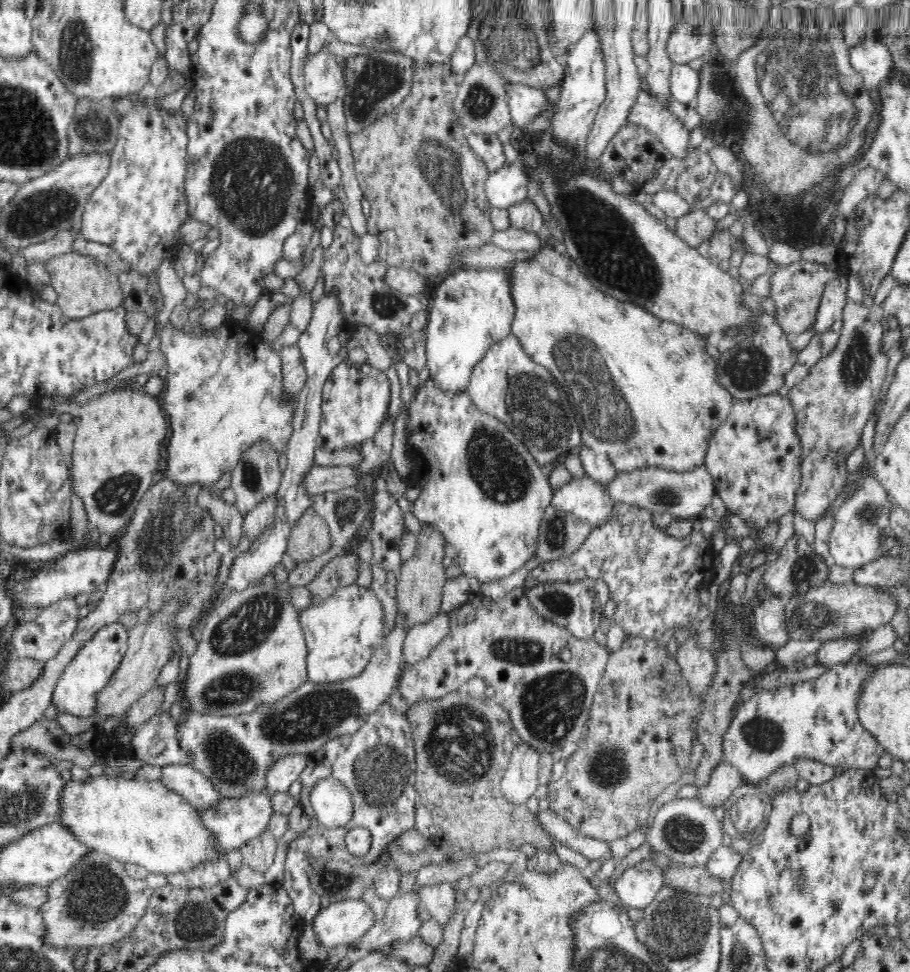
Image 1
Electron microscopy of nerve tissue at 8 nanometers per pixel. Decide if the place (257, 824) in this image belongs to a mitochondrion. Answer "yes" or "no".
no

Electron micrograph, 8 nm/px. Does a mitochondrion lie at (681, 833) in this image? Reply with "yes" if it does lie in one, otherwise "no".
yes

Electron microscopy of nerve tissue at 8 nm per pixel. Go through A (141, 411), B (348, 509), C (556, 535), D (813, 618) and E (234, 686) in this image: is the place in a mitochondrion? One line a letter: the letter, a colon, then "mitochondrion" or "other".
A: other
B: mitochondrion
C: mitochondrion
D: mitochondrion
E: mitochondrion

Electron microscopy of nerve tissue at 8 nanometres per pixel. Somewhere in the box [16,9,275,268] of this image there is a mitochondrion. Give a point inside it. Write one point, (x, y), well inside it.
(77, 62)

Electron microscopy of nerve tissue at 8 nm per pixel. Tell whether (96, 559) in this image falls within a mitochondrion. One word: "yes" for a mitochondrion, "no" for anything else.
no

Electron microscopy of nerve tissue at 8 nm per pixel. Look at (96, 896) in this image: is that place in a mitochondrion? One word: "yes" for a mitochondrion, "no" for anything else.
yes

